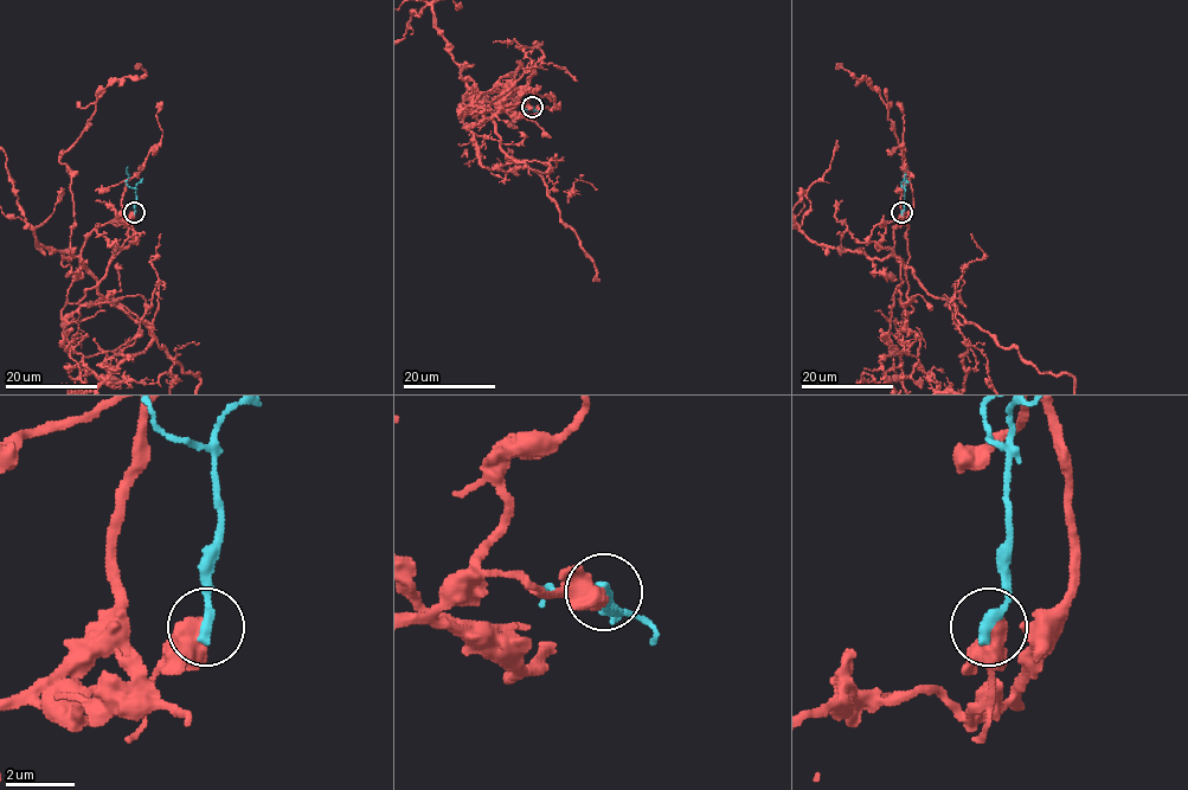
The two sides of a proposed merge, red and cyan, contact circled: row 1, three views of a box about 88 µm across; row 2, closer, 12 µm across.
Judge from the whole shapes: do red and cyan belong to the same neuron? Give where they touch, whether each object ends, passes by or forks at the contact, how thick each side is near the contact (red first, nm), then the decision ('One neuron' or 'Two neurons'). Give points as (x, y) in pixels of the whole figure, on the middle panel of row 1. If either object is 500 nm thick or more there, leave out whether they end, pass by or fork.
Place: (532, 107). Thickness 700 nm (red) against 360 nm. Two neurons

